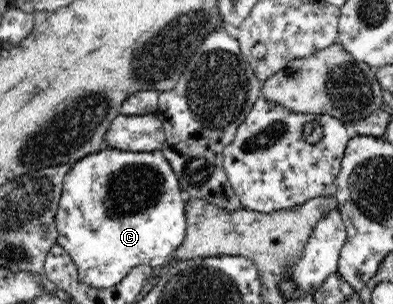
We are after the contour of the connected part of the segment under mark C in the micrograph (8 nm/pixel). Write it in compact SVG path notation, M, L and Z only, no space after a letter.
M105 148L96 153L88 153L84 157L80 157L76 163L71 165L70 171L66 173L63 181L63 191L59 200L58 212L55 216L55 223L58 237L57 242L72 258L72 262L76 264L79 278L90 287L105 287L118 285L126 274L136 266L152 266L153 268L165 266L176 249L182 245L187 232L186 205L187 201L182 199L182 189L180 188L178 178L172 169L168 160L164 157L161 150L158 151L122 151L121 149Z

